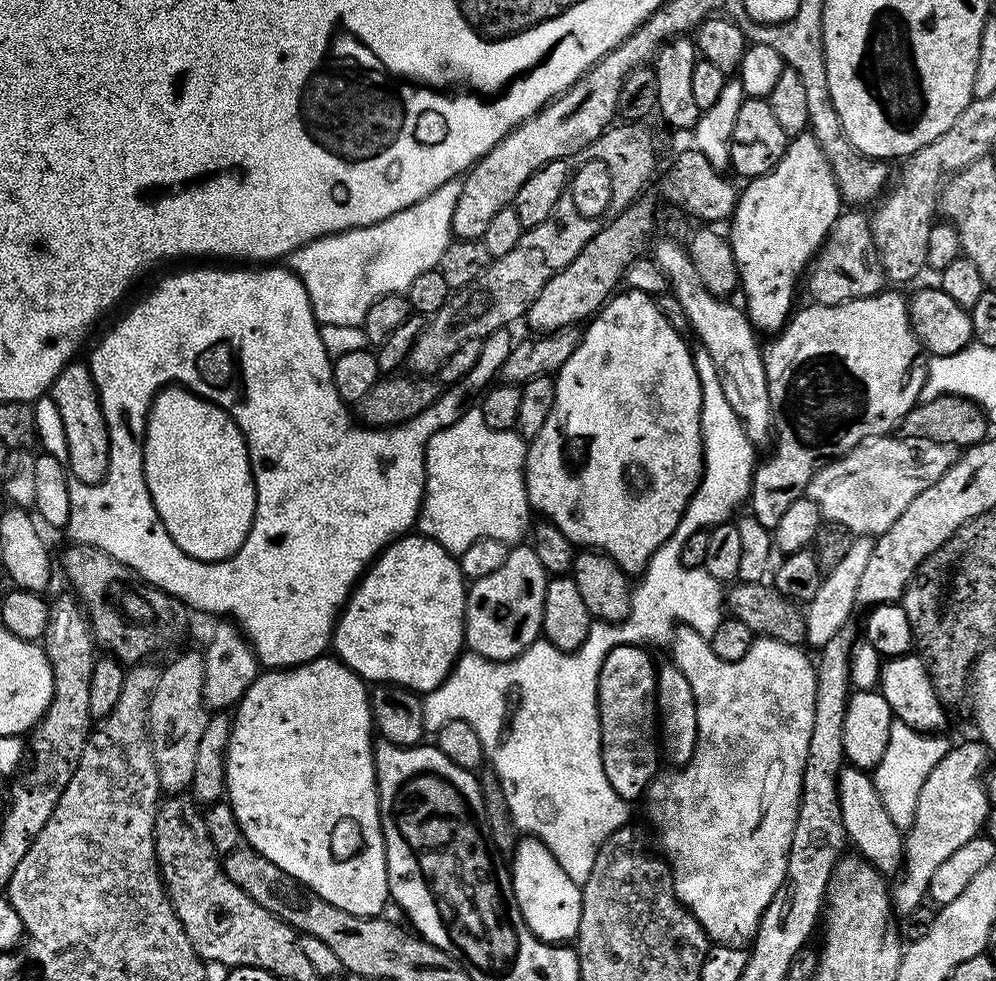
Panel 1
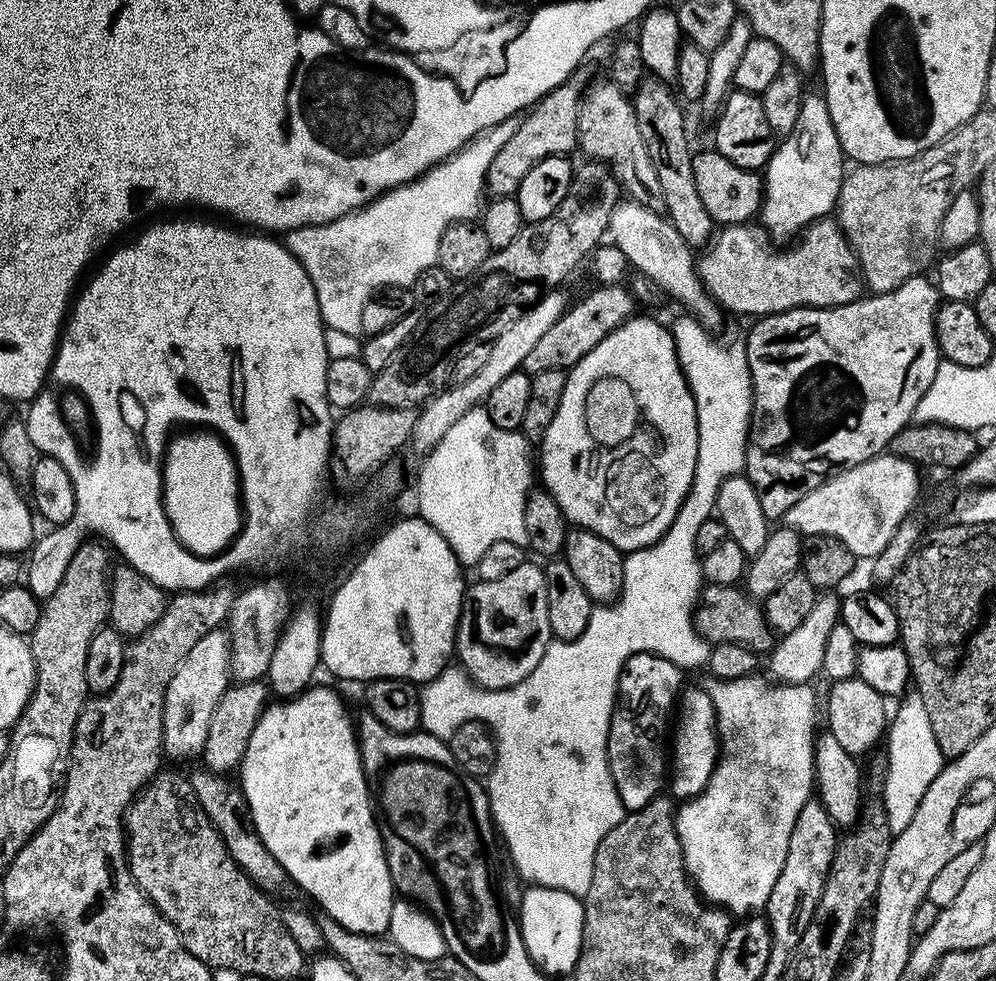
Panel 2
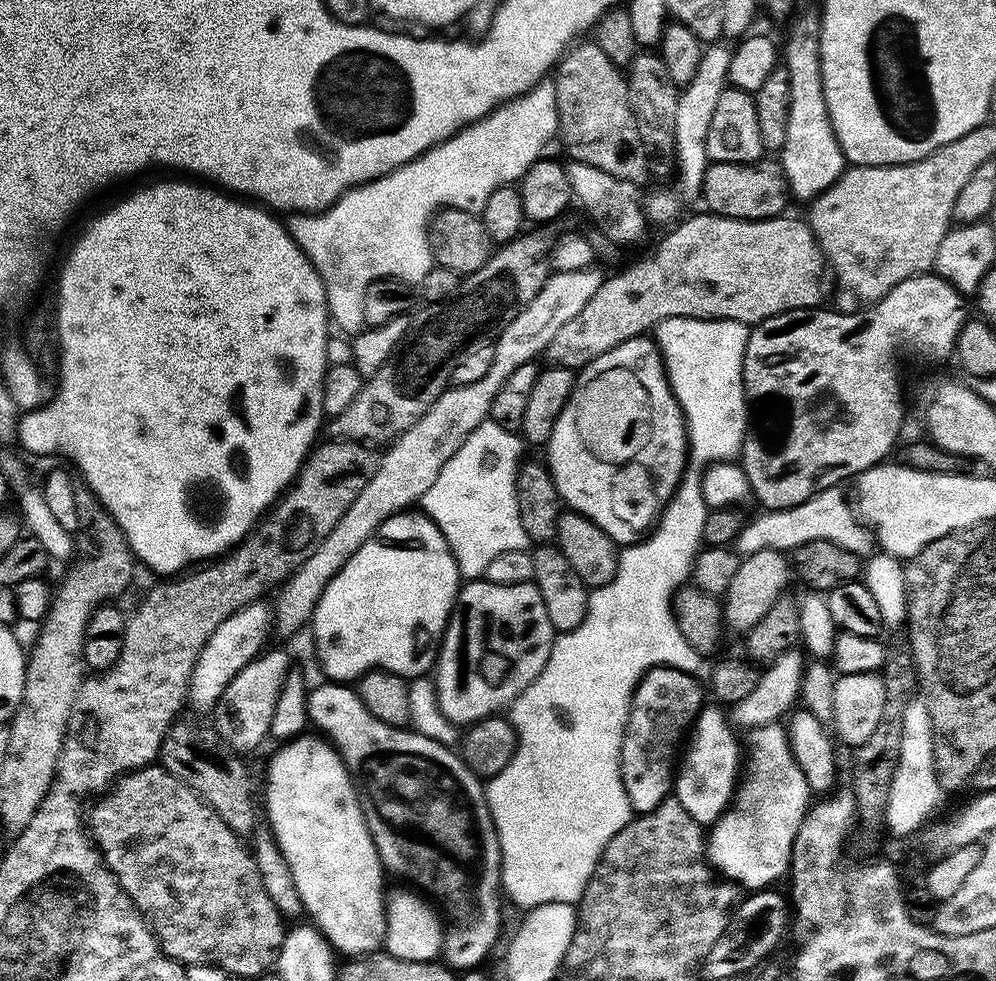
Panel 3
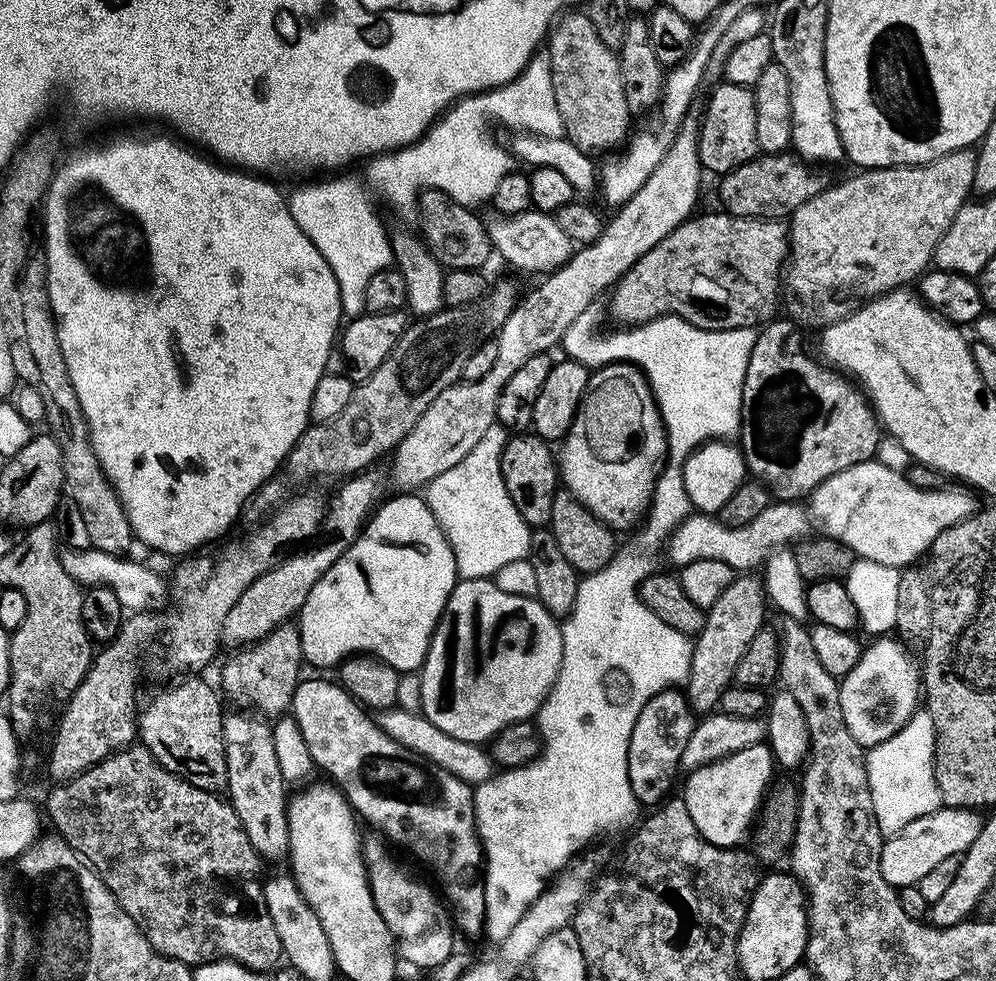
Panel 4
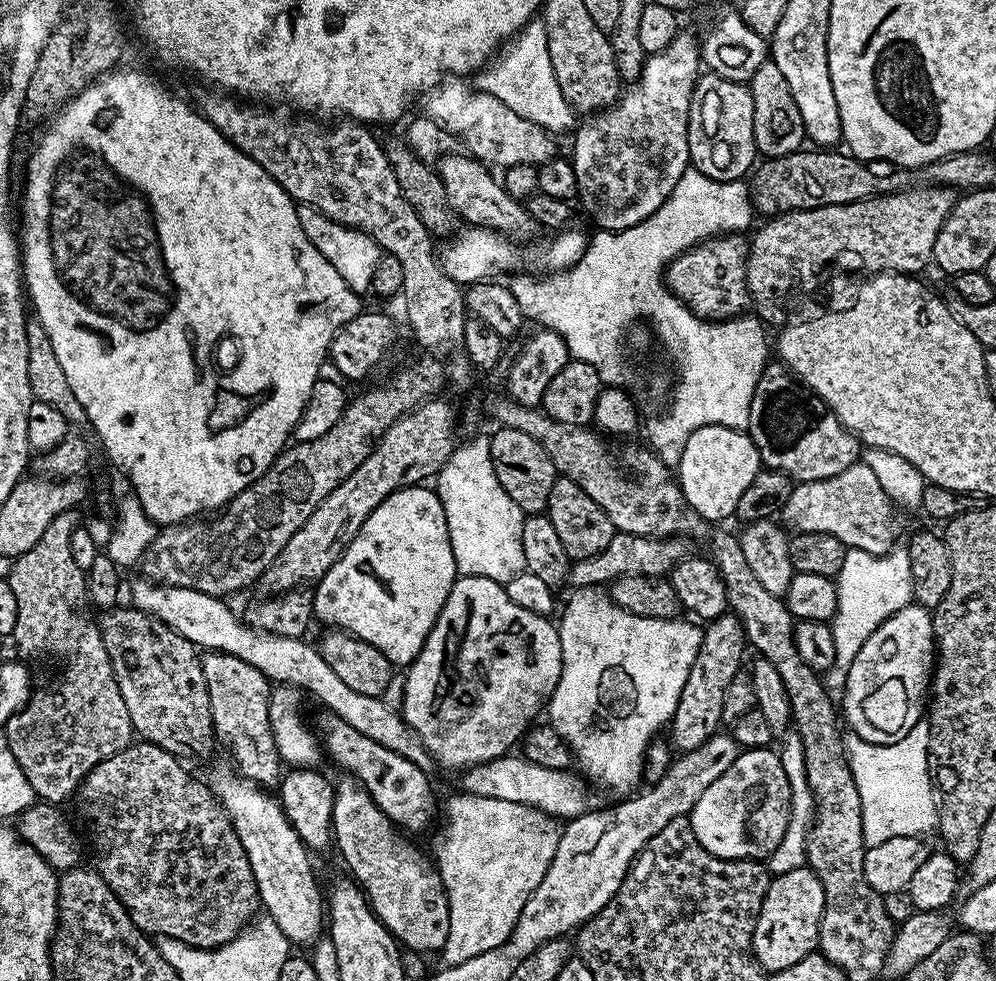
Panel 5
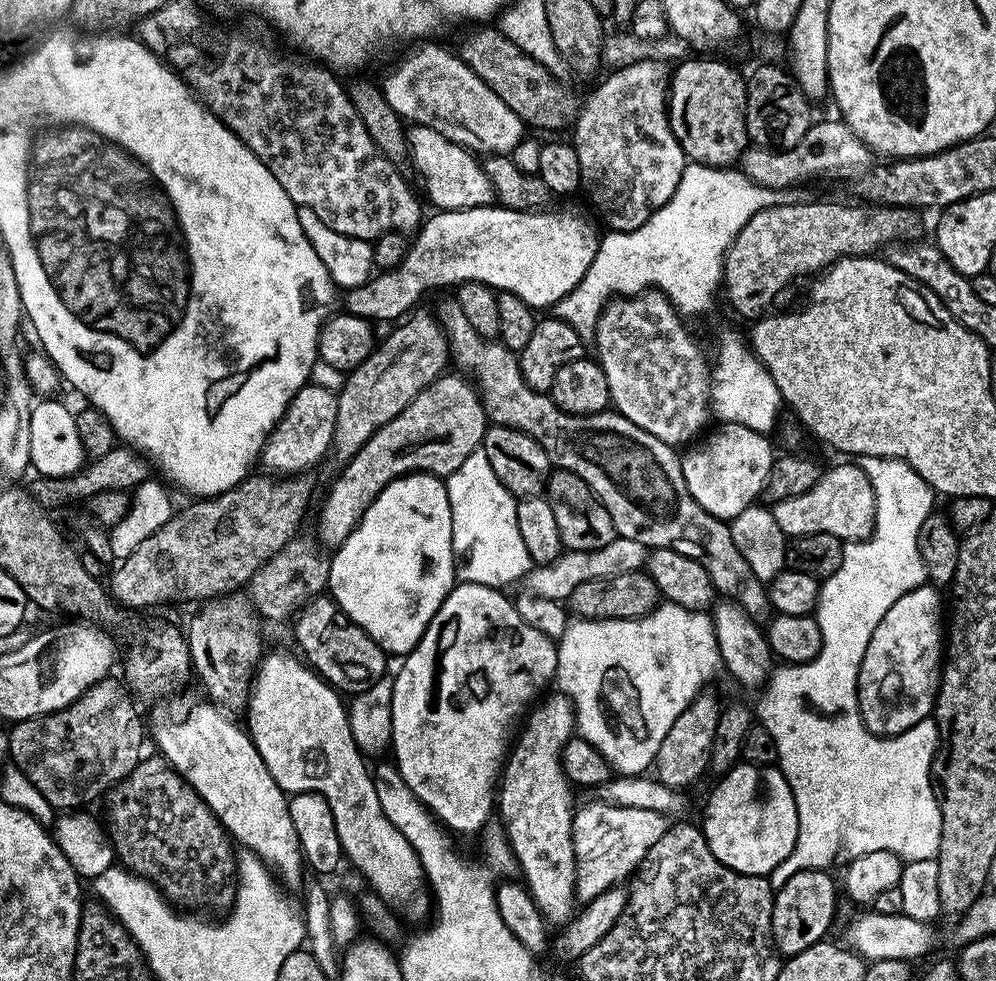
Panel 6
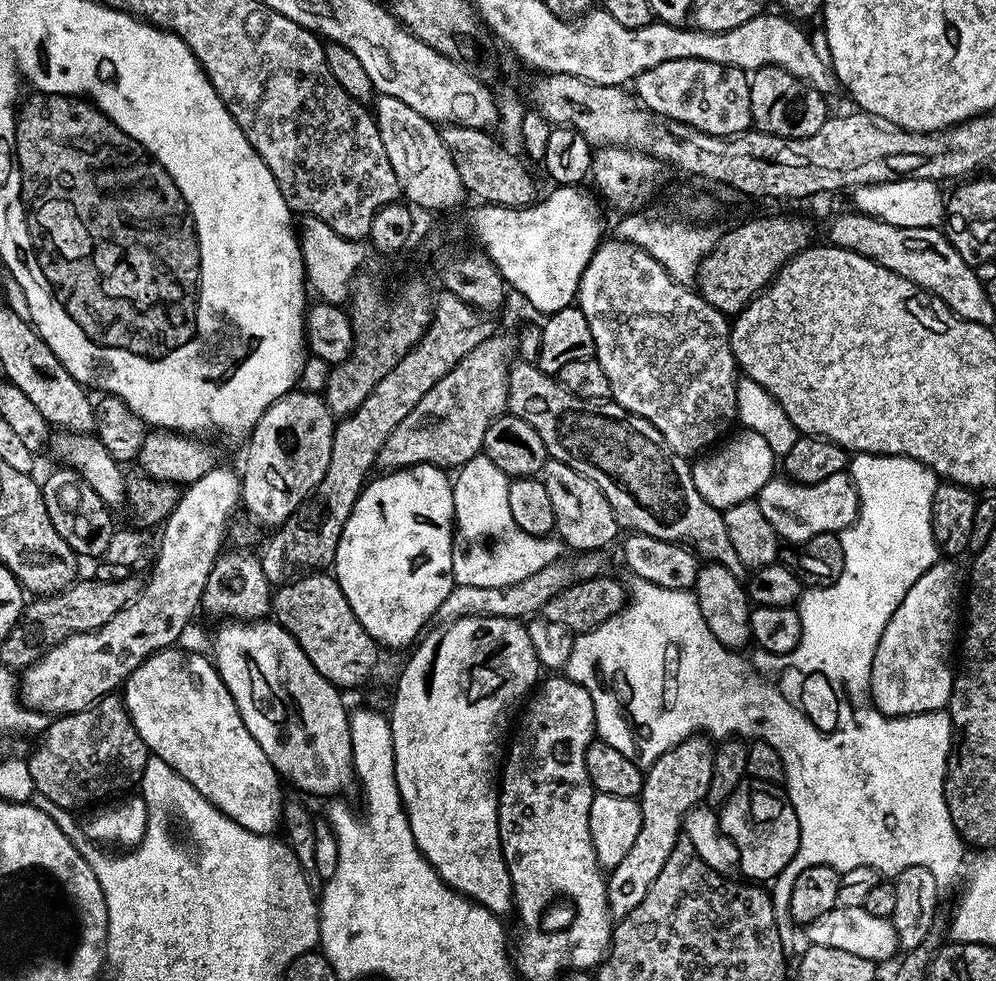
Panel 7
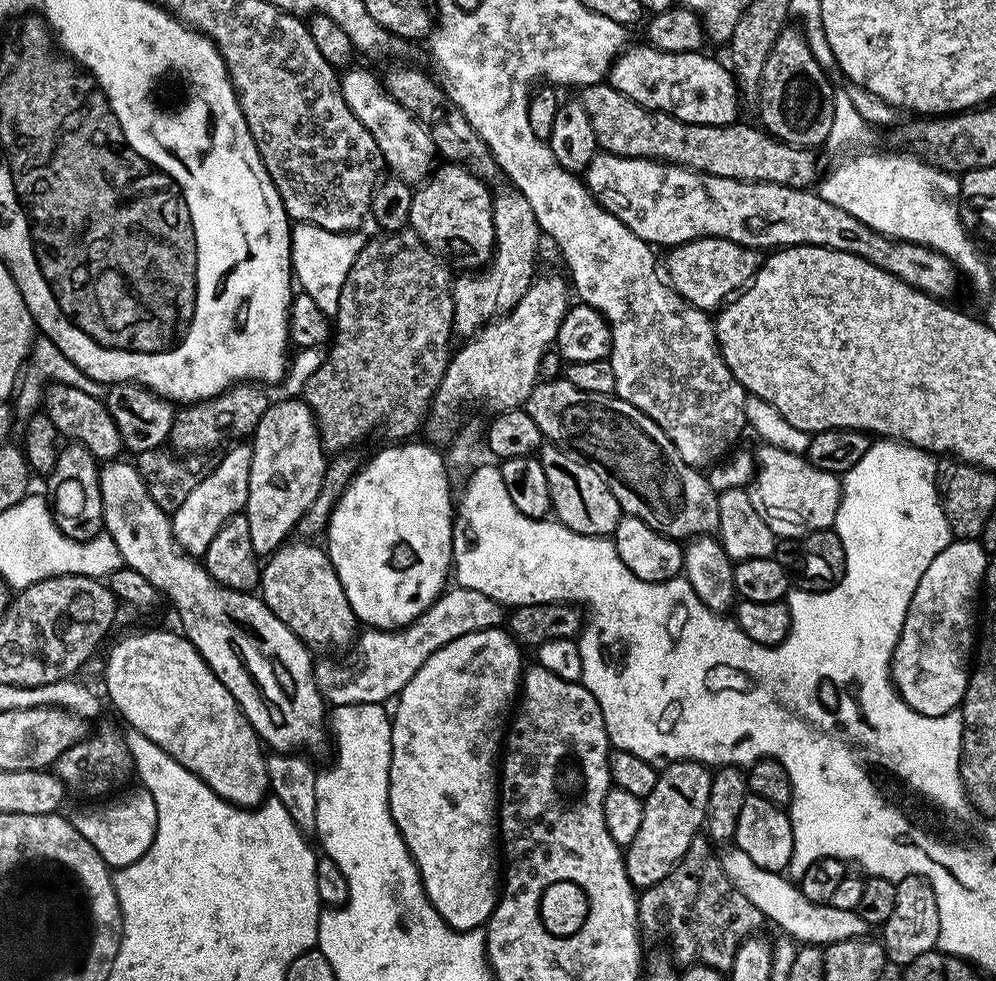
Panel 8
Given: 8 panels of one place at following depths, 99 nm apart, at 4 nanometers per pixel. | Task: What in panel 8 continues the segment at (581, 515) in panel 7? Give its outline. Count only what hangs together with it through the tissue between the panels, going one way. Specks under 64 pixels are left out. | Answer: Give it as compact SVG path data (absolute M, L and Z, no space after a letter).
M545 443L539 449L538 459L542 462L542 470L550 486L555 519L583 536L611 537L615 533L622 513L618 506L618 498L610 494L610 486L606 486L603 475L582 461L570 458L570 454L558 450L550 443Z

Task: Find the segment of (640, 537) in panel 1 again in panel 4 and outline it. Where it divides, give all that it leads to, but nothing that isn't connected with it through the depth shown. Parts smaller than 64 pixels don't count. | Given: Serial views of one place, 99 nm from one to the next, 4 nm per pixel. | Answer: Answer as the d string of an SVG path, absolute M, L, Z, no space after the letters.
M623 362L606 364L603 368L595 369L588 377L586 394L559 448L558 476L563 487L573 492L609 528L621 530L620 528L630 527L647 510L648 503L651 500L653 503L668 450L664 423L643 372L635 364Z

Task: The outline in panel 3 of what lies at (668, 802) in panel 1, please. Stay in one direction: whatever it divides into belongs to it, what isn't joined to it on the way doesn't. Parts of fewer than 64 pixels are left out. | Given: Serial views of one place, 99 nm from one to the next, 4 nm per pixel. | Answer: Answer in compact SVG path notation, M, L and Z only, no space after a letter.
M783 723L764 724L747 736L742 775L728 809L707 833L706 855L723 879L744 890L764 890L789 871L792 847L810 807L810 793L798 762L794 762Z

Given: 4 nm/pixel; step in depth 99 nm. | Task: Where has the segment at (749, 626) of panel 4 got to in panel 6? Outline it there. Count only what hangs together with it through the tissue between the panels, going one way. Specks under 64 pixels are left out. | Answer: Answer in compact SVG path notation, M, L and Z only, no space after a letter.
M701 694L693 698L690 706L674 718L674 726L670 726L670 734L662 738L662 746L658 746L658 754L654 761L654 776L666 787L684 790L705 771L709 771L712 762L712 743L714 730L718 730L722 704L712 696Z

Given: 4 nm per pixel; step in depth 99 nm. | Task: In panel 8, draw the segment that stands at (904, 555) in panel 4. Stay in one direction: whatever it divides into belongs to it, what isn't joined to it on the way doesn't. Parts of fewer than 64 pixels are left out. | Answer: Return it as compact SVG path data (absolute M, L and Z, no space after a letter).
M761 443L760 449L755 449L754 459L756 462L756 474L752 478L750 487L747 489L750 502L754 502L754 510L766 526L778 538L797 540L811 532L822 532L831 529L836 522L838 506L840 505L841 477L835 472L818 470L814 465L799 452L787 452L773 444Z

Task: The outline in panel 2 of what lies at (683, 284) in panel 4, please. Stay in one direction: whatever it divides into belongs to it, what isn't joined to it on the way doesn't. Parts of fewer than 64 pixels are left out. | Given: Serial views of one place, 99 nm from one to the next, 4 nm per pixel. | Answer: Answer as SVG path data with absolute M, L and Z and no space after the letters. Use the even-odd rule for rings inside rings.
M821 218L814 221L784 247L773 243L759 227L752 227L748 224L721 227L698 256L698 271L704 289L725 313L737 312L740 316L759 318L791 308L837 308L865 295L866 285L860 273L856 251L835 219ZM596 286L593 289L589 296L582 297L573 308L571 305L564 311L558 322L554 322L554 326L550 326L550 330L546 330L546 334L542 334L542 338L526 353L522 368L529 376L542 374L542 370L574 367L590 354L590 350L594 350L594 346L598 346L598 342L602 342L602 338L606 338L606 334L622 326L633 315L634 299L627 287Z

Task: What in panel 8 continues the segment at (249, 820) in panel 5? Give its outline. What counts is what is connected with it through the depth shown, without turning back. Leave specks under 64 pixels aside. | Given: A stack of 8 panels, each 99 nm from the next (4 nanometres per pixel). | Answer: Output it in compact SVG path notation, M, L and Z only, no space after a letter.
M132 632L114 641L108 652L108 661L104 664L104 684L108 687L108 696L128 728L146 734L150 742L162 746L170 758L186 766L186 770L198 774L198 778L202 778L214 794L240 808L257 807L264 803L270 792L262 741L252 723L244 717L244 711L230 690L222 686L187 636L176 632Z

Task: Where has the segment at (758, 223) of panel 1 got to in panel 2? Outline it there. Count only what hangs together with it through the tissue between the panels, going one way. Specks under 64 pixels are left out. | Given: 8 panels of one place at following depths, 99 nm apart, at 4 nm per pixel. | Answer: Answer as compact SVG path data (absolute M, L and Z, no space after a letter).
M805 95L802 108L798 110L796 129L777 143L776 151L762 172L763 231L773 241L788 242L814 221L827 217L840 199L840 187L846 175L844 164L846 157L840 148L840 139L823 95Z

